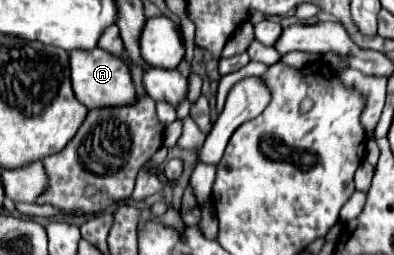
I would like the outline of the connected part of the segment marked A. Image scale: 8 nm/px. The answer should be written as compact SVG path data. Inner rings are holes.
M102 48L70 52L70 80L74 96L84 106L88 106L88 110L102 106L124 106L136 100L136 90L128 64L114 54L106 54L106 50Z

